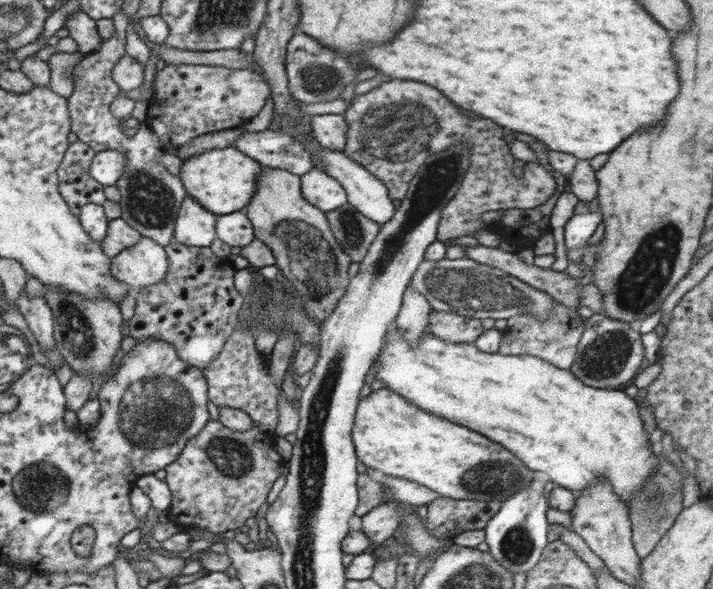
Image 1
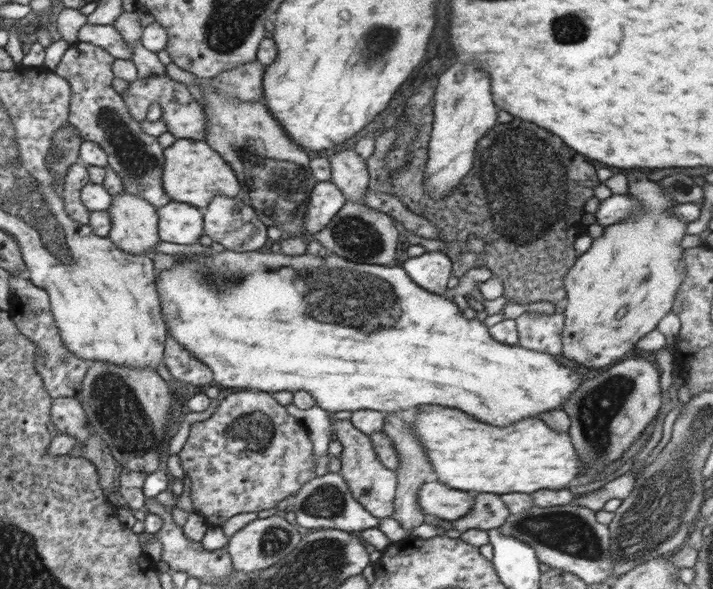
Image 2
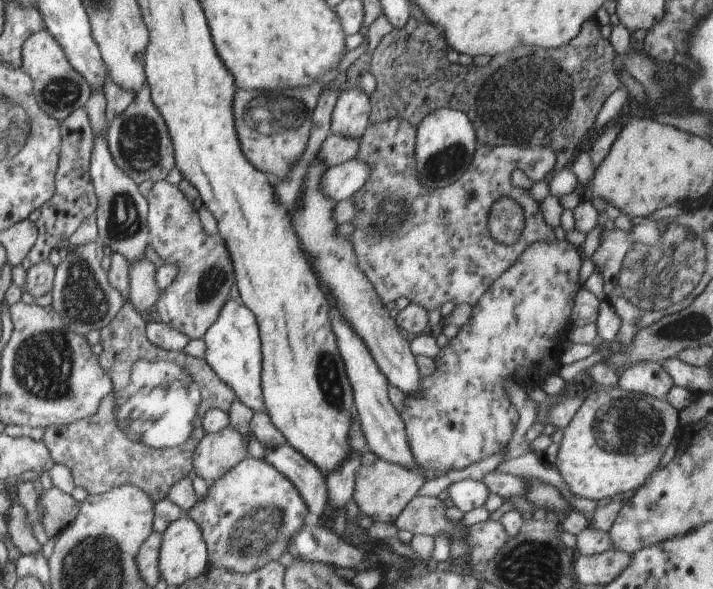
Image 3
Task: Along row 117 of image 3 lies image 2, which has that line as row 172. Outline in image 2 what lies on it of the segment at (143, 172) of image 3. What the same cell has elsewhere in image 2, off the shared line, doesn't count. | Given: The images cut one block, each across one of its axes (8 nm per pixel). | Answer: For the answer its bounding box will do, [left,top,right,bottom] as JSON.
[51,42,171,210]

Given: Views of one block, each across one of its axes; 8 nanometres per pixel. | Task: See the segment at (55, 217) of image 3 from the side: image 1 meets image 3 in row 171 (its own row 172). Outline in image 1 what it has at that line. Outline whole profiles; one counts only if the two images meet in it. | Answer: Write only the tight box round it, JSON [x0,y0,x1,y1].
[58,139,107,216]

